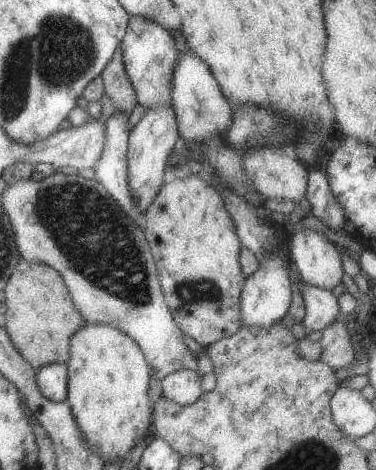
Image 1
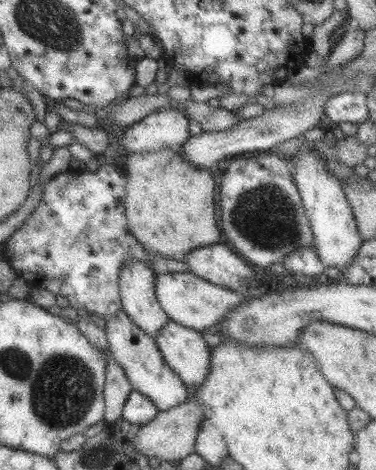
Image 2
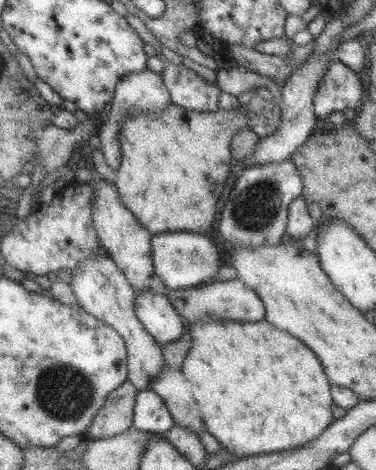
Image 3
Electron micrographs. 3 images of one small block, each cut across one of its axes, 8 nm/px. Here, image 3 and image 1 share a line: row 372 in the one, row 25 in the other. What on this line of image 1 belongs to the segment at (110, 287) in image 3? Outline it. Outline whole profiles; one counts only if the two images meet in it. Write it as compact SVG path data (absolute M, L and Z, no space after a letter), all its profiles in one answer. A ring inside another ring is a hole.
M129 16L127 32L125 32L119 48L123 52L125 72L127 72L127 78L133 86L133 90L135 90L137 104L145 106L147 110L173 108L171 80L173 80L173 70L175 70L177 58L181 54L175 48L175 36L155 22L149 22L141 16Z

